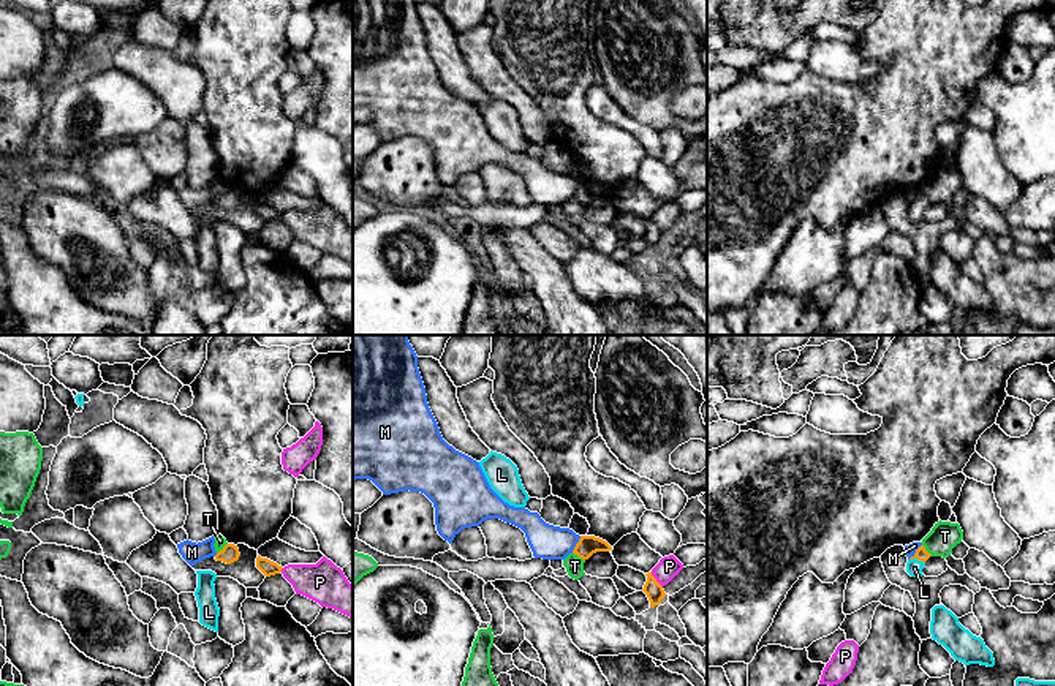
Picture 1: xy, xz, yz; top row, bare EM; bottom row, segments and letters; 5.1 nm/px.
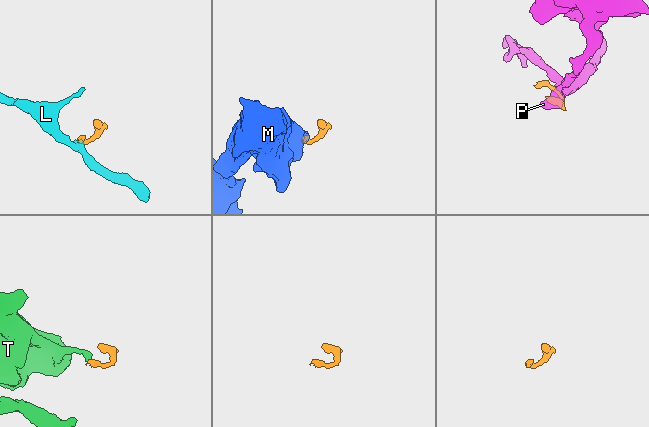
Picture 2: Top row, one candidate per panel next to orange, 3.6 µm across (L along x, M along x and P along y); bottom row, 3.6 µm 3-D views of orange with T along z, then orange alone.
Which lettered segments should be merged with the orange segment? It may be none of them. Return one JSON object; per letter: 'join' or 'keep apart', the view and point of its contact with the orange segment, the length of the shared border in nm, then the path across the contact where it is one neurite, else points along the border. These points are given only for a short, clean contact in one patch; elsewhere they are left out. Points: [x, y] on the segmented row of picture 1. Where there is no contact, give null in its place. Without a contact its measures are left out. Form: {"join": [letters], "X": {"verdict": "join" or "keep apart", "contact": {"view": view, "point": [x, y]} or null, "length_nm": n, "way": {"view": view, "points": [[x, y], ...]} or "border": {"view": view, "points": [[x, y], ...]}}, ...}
{"join": ["L"], "L": {"verdict": "join", "contact": {"view": "yz", "point": [918, 558]}, "length_nm": 80, "way": {"view": "yz", "points": [[921, 554], [918, 558], [915, 568]]}}, "M": {"verdict": "keep apart", "contact": {"view": "xz", "point": [576, 544]}, "length_nm": 100, "border": {"view": "xz", "points": [[581, 536], [571, 552]]}}, "P": {"verdict": "keep apart", "contact": {"view": "xz", "point": [655, 580]}, "length_nm": 100}, "T": {"verdict": "keep apart", "contact": {"view": "xy", "point": [223, 549]}, "length_nm": 80, "border": {"view": "xy", "points": [[226, 542], [217, 554]]}}}

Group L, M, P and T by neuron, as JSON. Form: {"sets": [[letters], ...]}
{"sets": [["L"], ["M"], ["P"], ["T"]]}

